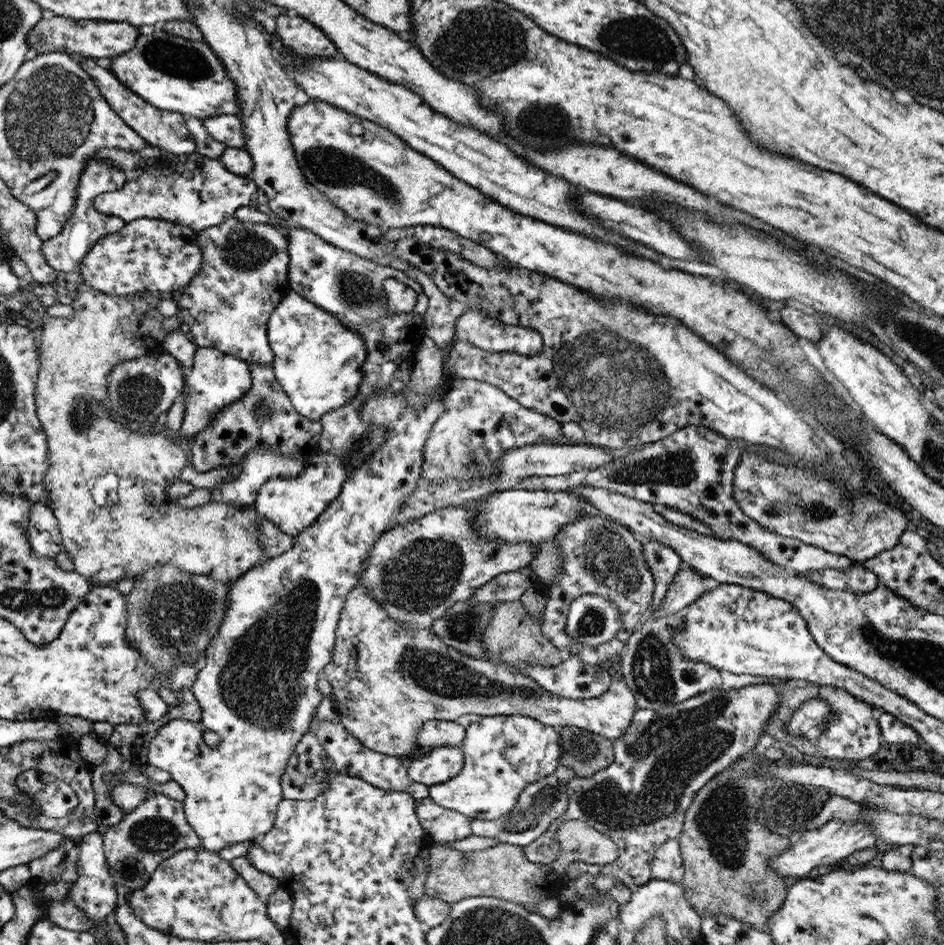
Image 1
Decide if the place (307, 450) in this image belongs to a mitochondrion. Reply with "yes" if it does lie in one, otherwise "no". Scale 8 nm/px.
no

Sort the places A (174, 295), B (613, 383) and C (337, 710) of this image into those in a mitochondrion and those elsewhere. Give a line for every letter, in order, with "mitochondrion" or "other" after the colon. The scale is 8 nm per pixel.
A: other
B: mitochondrion
C: other

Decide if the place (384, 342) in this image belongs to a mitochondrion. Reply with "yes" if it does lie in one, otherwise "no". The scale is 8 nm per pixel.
yes

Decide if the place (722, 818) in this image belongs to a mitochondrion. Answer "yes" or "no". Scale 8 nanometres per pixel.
yes

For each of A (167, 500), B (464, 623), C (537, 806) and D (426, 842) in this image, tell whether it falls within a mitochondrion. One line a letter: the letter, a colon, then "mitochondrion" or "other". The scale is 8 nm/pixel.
A: other
B: mitochondrion
C: mitochondrion
D: other

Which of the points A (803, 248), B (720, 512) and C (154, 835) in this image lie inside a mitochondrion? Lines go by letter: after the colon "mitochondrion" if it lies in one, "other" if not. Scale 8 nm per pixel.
A: other
B: other
C: mitochondrion

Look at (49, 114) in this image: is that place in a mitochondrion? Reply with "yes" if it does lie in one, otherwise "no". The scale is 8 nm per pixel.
yes

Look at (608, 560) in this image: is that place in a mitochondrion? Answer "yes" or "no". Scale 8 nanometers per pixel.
yes

